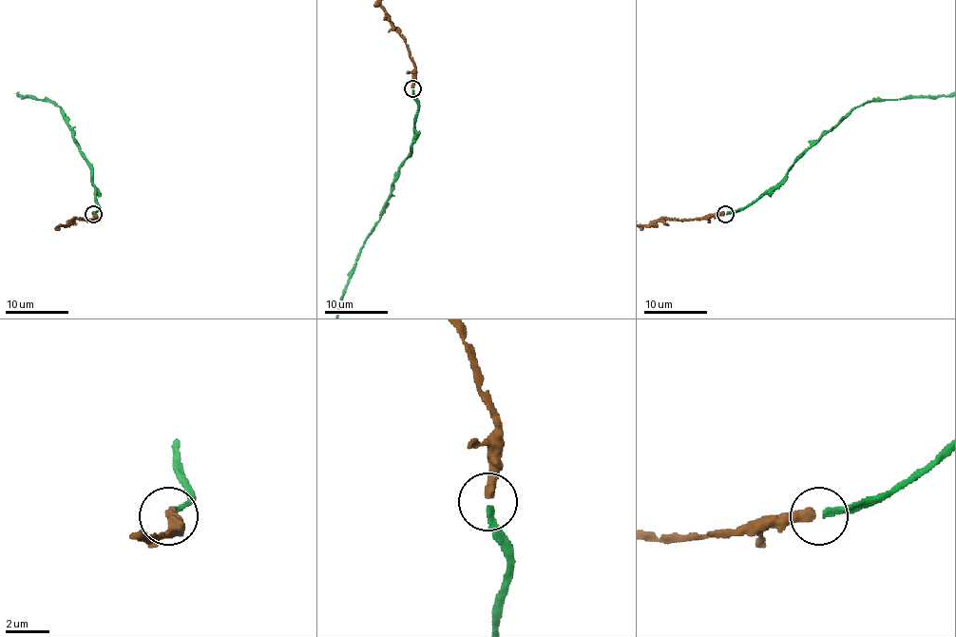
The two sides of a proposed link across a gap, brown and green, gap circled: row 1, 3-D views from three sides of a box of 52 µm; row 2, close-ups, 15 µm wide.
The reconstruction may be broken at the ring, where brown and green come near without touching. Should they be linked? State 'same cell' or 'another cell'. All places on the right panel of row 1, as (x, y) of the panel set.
same cell

